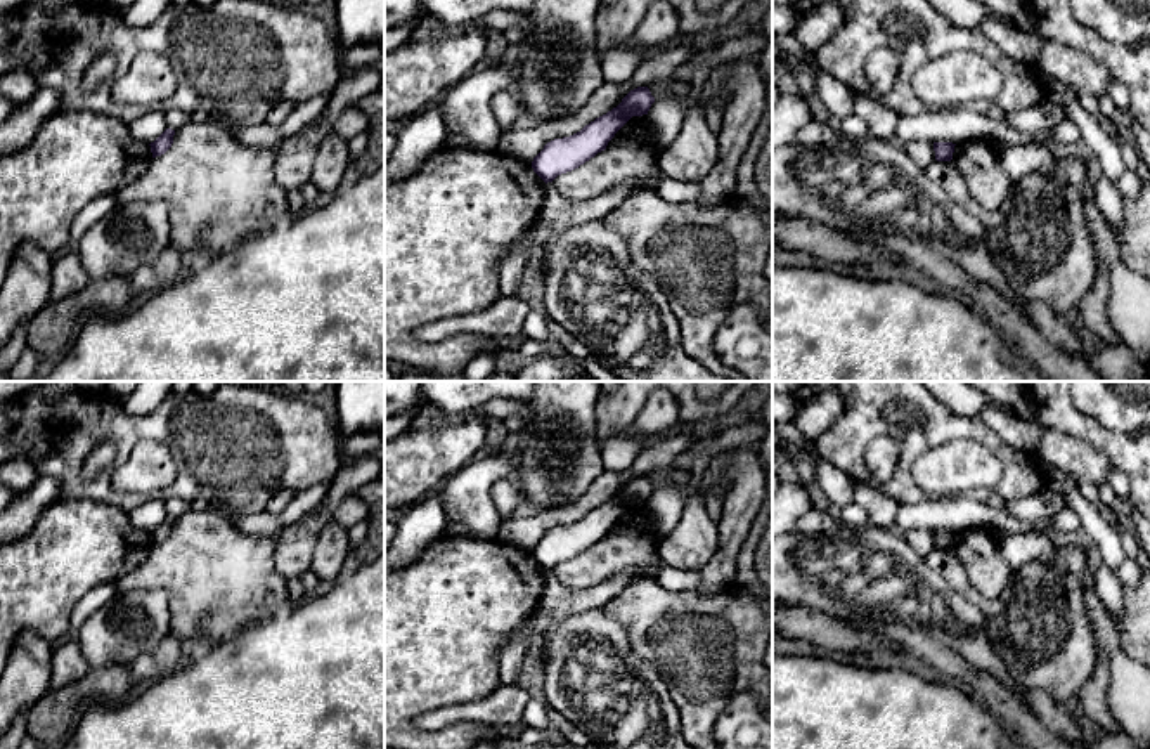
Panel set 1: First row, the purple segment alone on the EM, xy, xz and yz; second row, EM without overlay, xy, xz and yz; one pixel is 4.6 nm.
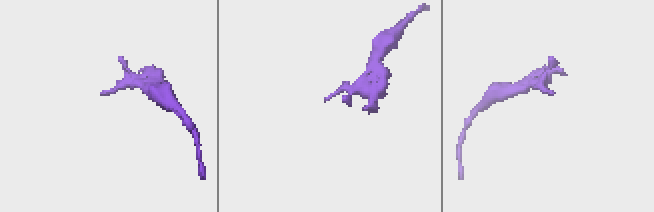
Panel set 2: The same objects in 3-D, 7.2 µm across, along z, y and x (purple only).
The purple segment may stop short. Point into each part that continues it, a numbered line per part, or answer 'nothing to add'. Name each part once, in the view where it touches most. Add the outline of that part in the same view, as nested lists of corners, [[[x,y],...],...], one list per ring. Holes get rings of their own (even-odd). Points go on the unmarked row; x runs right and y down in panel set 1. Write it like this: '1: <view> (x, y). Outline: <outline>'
nothing to add

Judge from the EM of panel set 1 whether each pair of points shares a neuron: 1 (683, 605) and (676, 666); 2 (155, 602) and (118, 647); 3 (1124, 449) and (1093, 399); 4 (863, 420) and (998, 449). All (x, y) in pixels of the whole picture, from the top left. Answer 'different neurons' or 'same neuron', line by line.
1: same neuron
2: same neuron
3: different neurons
4: same neuron

